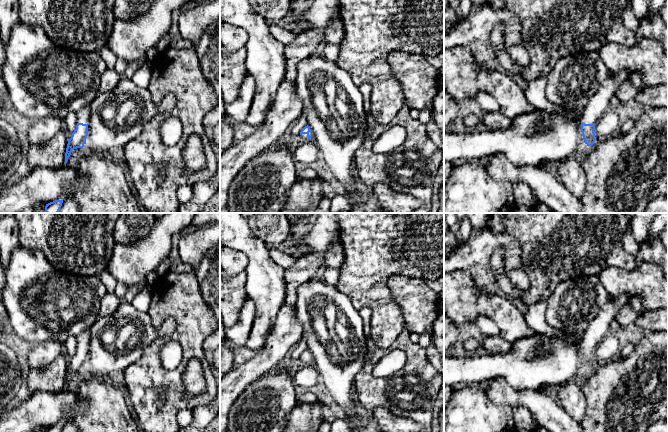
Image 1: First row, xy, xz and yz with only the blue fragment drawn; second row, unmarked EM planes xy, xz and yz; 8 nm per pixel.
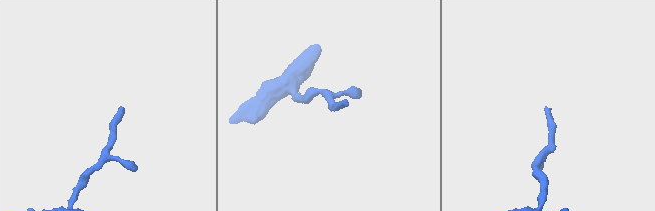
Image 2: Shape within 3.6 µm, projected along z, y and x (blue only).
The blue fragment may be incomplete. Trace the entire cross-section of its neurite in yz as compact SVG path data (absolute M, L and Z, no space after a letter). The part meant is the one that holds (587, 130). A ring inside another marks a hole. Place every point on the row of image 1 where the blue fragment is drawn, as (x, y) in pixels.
M623 70L618 73L609 73L597 93L590 99L588 105L582 111L581 132L585 144L592 146L595 142L595 125L602 115L609 110L609 100L621 83L629 80L630 73Z

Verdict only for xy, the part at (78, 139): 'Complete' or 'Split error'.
Split error

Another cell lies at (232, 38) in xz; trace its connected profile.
M222 22L220 24L220 44L234 53L246 47L248 34L244 29Z

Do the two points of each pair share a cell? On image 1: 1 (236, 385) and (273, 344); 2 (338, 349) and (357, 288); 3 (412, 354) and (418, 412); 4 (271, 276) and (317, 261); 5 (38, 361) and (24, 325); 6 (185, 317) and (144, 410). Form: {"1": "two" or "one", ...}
{"1": "one", "2": "two", "3": "one", "4": "two", "5": "two", "6": "one"}

